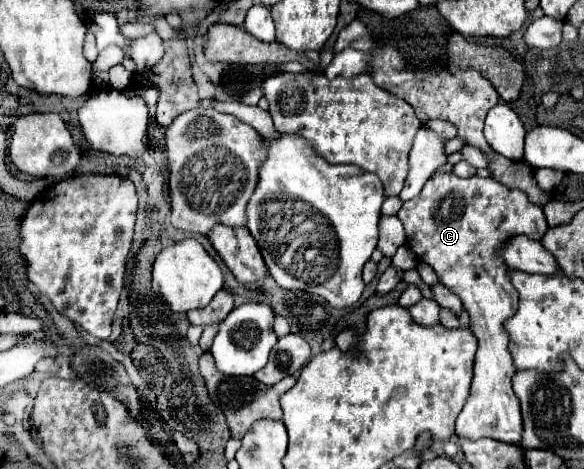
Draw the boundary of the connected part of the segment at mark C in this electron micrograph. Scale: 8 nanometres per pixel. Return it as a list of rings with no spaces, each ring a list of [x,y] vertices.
[[[440,173],[440,175],[434,175],[428,179],[428,183],[424,185],[424,189],[418,197],[414,197],[412,201],[406,201],[402,205],[402,209],[398,211],[398,217],[404,223],[404,229],[408,235],[408,245],[416,253],[418,261],[428,263],[436,271],[440,281],[462,299],[466,311],[470,313],[472,331],[478,339],[472,393],[468,397],[468,403],[464,405],[464,409],[460,411],[458,419],[456,419],[456,437],[470,439],[470,441],[490,437],[496,441],[520,445],[522,417],[520,417],[518,397],[514,395],[514,389],[512,389],[512,375],[516,373],[516,369],[514,369],[512,357],[508,353],[508,335],[502,329],[502,323],[508,317],[512,317],[512,313],[516,313],[518,293],[506,275],[508,267],[500,261],[500,257],[496,257],[496,249],[514,235],[526,235],[530,239],[540,241],[548,229],[542,207],[538,207],[536,203],[530,203],[526,193],[512,191],[490,177],[484,179],[484,177],[474,175],[468,179],[460,179],[454,173]]]

